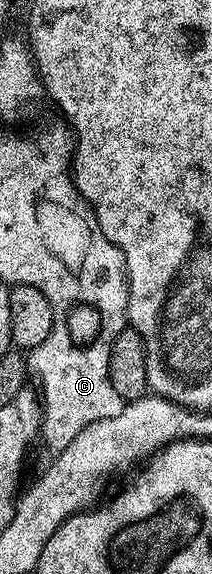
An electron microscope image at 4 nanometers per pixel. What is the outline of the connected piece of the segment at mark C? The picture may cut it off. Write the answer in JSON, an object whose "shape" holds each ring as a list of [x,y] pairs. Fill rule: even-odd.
{"shape":[[[98,343],[98,351],[92,351],[88,345],[78,345],[66,359],[54,359],[54,363],[74,363],[74,367],[50,367],[50,371],[46,371],[46,382],[40,385],[40,399],[44,404],[40,439],[46,442],[50,453],[68,449],[76,433],[96,421],[104,421],[104,417],[116,417],[116,413],[122,411],[124,400],[112,389],[108,377],[109,356],[106,343]]]}

